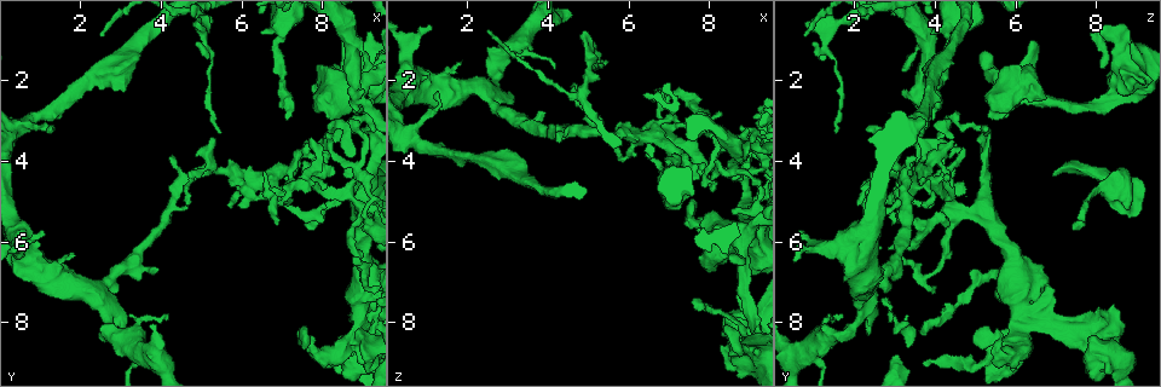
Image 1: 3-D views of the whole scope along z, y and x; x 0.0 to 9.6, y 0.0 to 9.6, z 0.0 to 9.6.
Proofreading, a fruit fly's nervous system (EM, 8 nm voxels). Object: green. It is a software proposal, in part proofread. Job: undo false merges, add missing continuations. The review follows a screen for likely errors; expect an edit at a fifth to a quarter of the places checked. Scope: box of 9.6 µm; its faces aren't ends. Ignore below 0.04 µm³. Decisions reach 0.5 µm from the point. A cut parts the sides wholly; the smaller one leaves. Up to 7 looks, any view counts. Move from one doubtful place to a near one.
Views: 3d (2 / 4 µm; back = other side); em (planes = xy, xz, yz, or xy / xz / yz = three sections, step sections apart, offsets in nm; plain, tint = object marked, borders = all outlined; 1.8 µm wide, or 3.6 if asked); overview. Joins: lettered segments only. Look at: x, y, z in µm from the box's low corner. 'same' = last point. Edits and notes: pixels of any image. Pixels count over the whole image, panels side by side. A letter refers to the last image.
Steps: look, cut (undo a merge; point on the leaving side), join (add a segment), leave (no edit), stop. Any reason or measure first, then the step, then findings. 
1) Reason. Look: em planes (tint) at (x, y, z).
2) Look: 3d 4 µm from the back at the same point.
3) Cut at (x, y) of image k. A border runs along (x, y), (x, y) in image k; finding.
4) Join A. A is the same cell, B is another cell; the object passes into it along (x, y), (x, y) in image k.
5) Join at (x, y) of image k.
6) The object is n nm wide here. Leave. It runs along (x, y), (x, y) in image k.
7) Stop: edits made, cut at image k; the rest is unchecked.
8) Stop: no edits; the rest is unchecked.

Touches itself. Look: em 3.6 µm planes (tint) at (7.45, 4.30, 2.45).

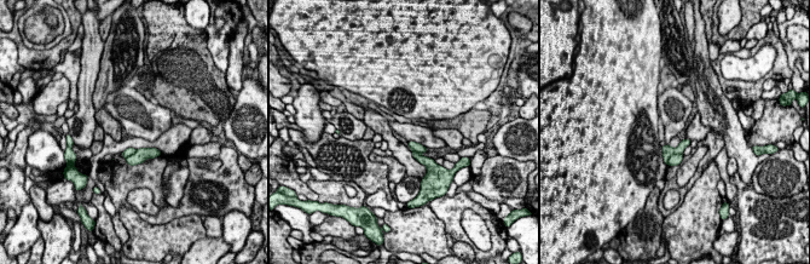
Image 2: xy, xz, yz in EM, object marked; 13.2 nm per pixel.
What lies round it. Look: em 3.6 µm planes (borders) at the same point.

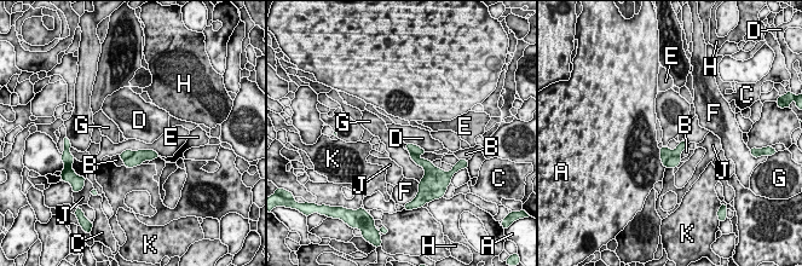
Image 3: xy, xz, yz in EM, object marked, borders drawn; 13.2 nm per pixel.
Cut at (674, 161) of image 3. A, B, C, D, E, F, G, H, J and K are other cells; a second neuron is stuck on.

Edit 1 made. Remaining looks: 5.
Sharp bend. Look: 3d 4 µm at (8.95, 8.65, 7.70).

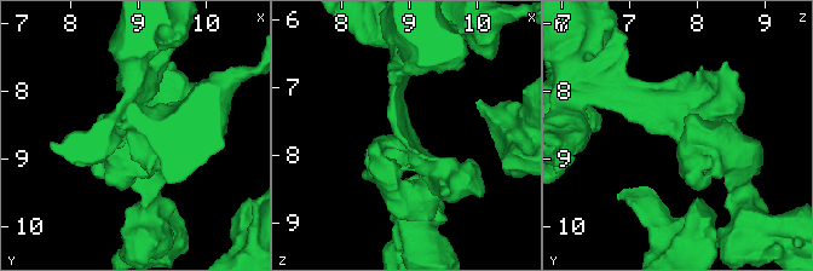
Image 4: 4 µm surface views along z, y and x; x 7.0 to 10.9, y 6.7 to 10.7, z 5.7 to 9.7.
Now the EM. Look: em xy step 16 (tint) at the same point.

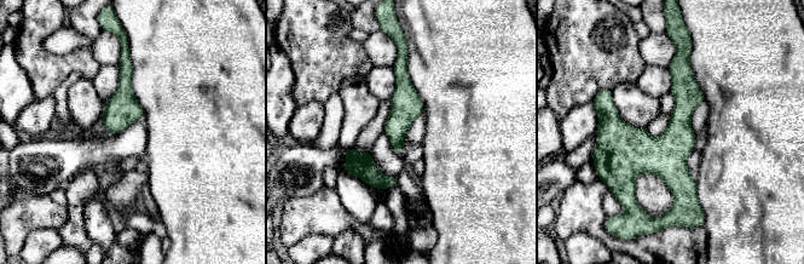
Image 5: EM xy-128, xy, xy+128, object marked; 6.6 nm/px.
Look: em xy step 16 (borders) at the same point.

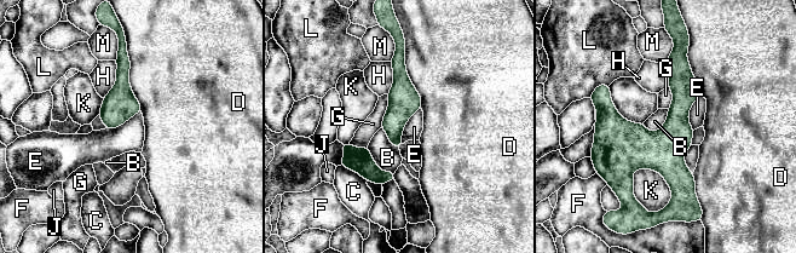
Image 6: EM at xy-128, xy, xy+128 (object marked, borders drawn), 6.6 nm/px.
Leave. B, C, D, E, F, G, H, J, K, L and M are other cells; a border runs along (420, 108), (407, 122), (402, 143) in image 6; all the same neuron.

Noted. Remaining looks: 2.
Tapers out. Look: em yz step 16 (borders) at (7.60, 5.65, 7.45).

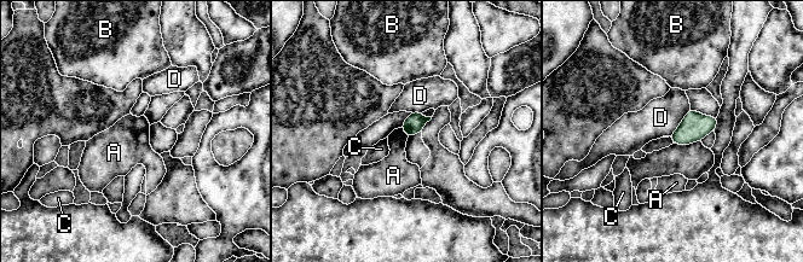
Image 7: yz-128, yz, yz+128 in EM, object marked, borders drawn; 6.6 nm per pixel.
The object is 130 nm wide here. Leave. A, B, C and D are other cells; a border runs along (400, 128), (408, 137) in image 7; none of them fits.

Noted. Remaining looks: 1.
Stop: edits made, cut at image 3; the rest is unchecked.

